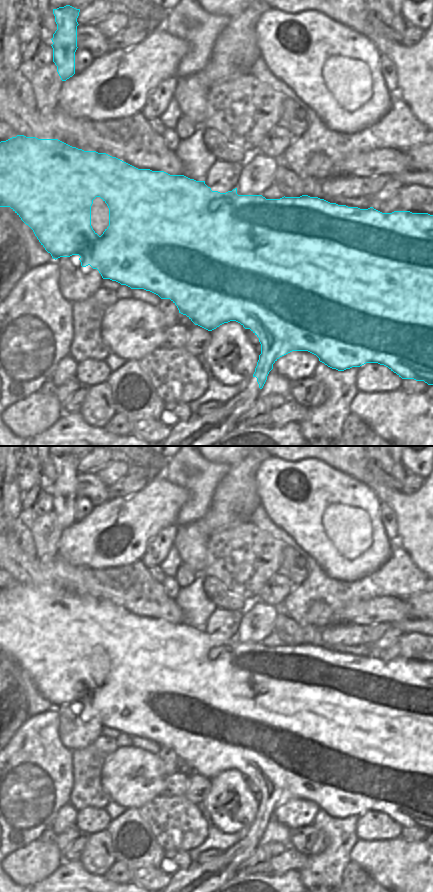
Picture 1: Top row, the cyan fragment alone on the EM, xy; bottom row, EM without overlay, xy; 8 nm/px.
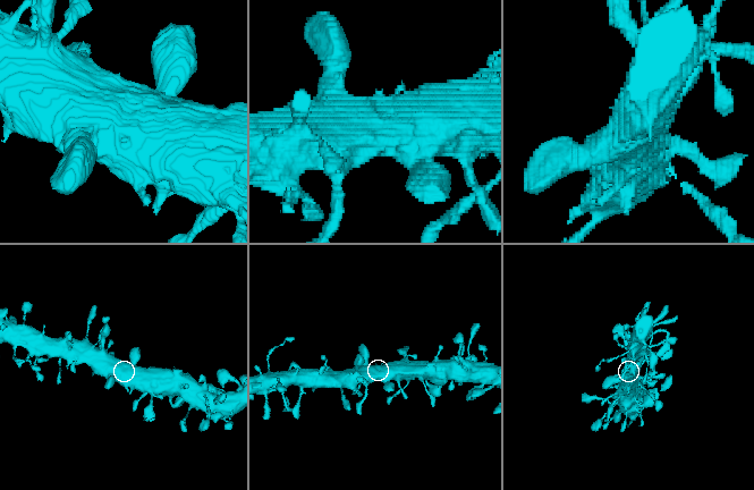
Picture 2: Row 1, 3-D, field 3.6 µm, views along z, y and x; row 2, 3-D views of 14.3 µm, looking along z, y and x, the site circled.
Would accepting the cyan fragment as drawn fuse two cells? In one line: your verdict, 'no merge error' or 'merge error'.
no merge error

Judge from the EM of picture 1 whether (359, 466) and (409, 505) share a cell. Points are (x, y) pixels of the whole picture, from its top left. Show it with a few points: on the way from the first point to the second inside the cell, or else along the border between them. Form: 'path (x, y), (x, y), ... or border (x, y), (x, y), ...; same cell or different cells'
path (370, 479), (385, 494), (396, 499); same cell

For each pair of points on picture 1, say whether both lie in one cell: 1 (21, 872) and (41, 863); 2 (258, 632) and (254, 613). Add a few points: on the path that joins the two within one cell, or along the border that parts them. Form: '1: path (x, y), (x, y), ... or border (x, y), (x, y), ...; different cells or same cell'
1: path (26, 867), (36, 863); same cell
2: path (257, 627), (257, 618); same cell

